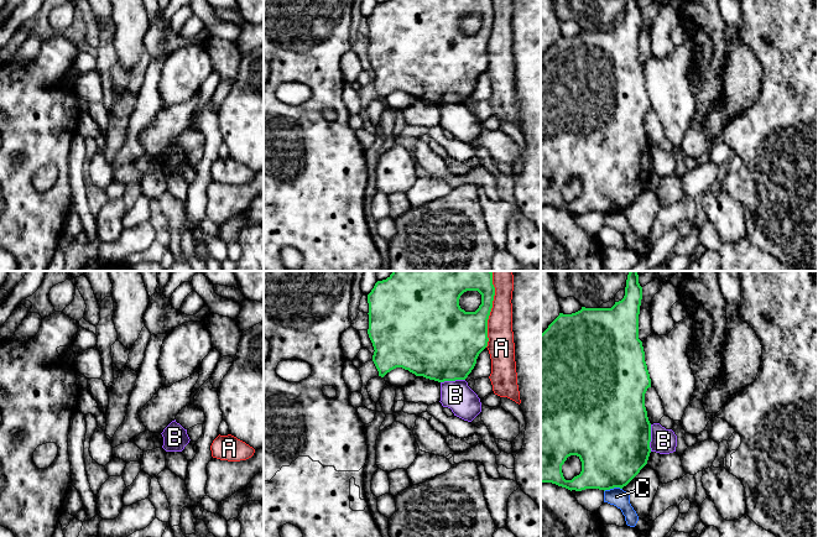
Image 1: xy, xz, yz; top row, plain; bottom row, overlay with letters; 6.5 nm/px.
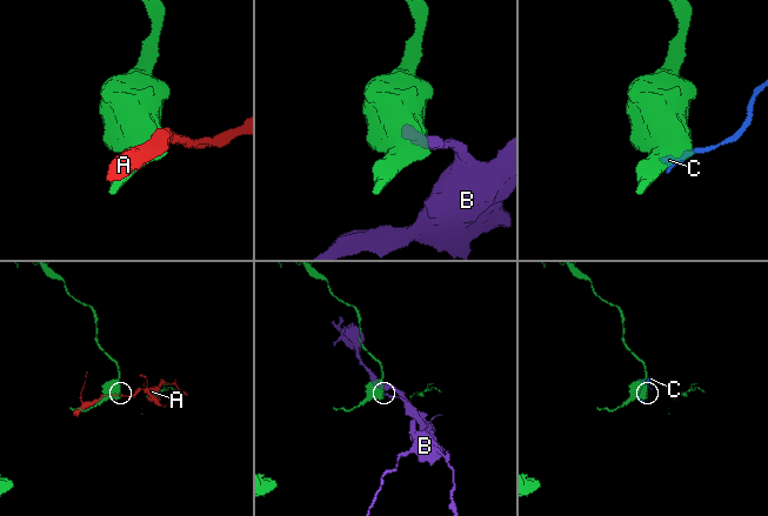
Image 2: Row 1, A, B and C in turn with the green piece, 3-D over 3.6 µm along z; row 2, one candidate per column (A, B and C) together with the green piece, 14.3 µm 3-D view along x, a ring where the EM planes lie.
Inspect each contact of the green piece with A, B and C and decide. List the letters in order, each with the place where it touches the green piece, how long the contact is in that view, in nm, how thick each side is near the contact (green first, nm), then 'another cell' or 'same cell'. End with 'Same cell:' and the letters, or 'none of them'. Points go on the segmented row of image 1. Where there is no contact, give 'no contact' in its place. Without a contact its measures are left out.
A: contact xz (490, 309); length 500 nm; calibres 320 and 170 nm; another cell
B: contact yz (650, 438); length 180 nm; calibres 500 and 160 nm; another cell
C: contact yz (613, 488); length 120 nm; calibres 440 and 120 nm; another cell
Same cell: none of them

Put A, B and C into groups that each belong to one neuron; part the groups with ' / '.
A / B C

